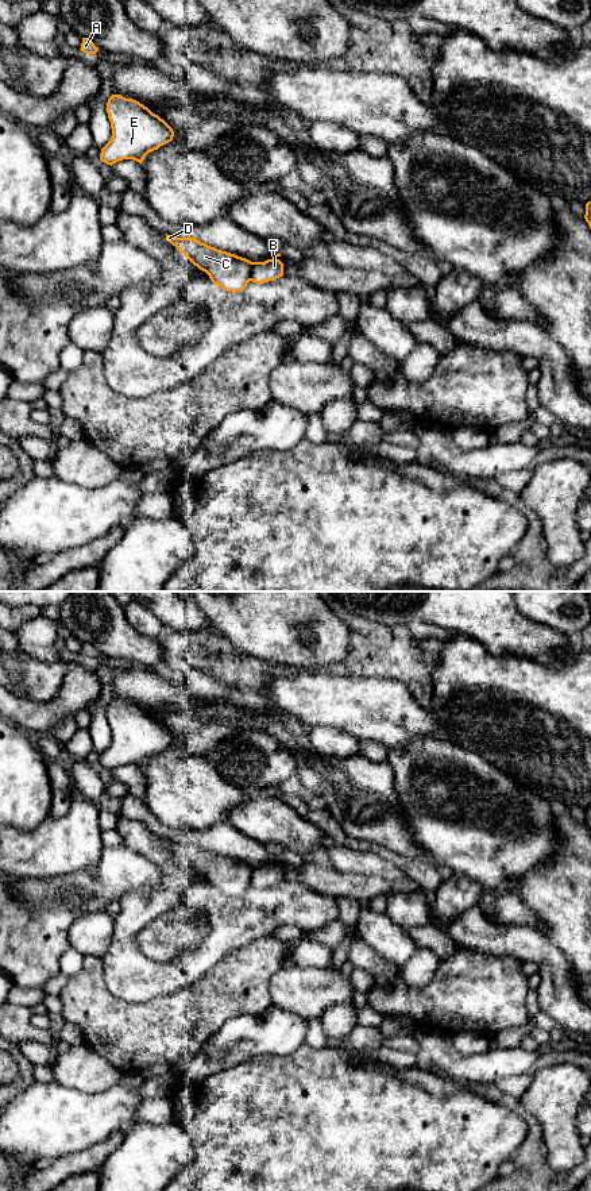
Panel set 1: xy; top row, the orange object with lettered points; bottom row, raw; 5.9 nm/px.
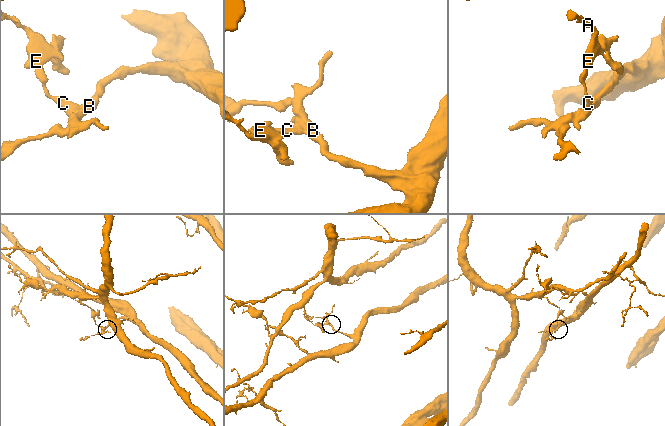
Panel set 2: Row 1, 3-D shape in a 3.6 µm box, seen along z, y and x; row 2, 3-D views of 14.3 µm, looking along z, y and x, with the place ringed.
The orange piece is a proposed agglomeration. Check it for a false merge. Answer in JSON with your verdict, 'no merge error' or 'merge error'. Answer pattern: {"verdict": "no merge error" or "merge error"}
{"verdict": "merge error"}

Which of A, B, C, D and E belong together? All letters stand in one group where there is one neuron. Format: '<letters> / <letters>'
A C D E / B

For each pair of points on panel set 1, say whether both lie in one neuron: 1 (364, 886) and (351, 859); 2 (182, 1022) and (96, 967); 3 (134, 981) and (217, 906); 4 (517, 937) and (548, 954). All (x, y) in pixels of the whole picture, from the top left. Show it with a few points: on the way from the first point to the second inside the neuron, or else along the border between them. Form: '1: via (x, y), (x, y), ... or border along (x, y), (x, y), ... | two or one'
1: border along (329, 863), (340, 871), (378, 875), (390, 882) | two
2: via (155, 1022), (128, 1022), (100, 994) | one
3: via (162, 978), (189, 967), (217, 939), (217, 935) | one
4: via (525, 943), (540, 949) | one

